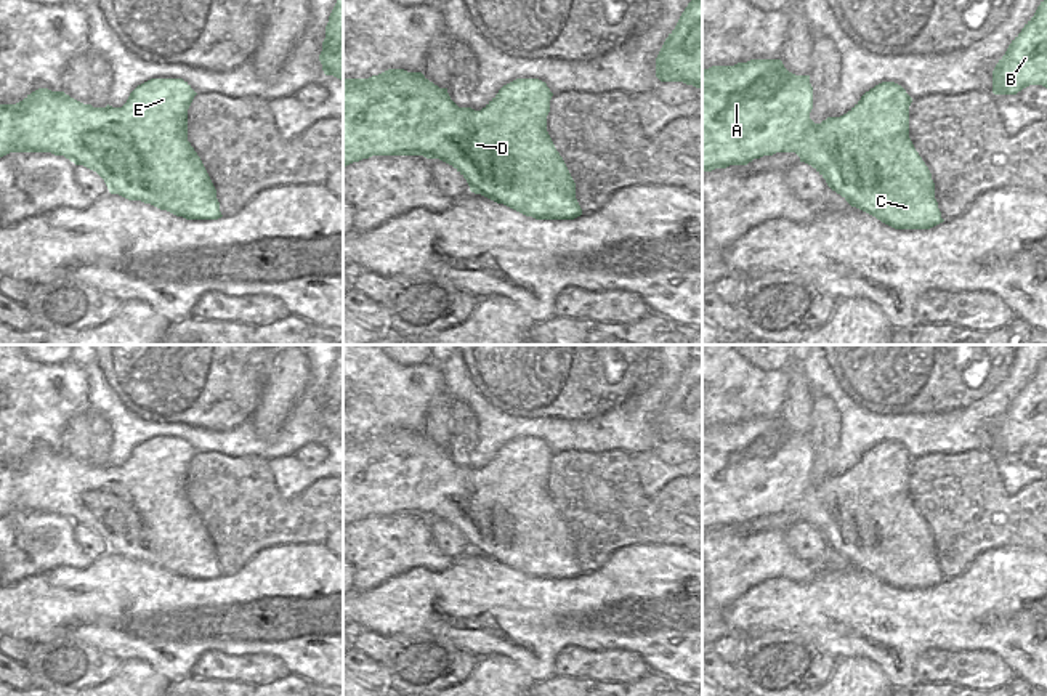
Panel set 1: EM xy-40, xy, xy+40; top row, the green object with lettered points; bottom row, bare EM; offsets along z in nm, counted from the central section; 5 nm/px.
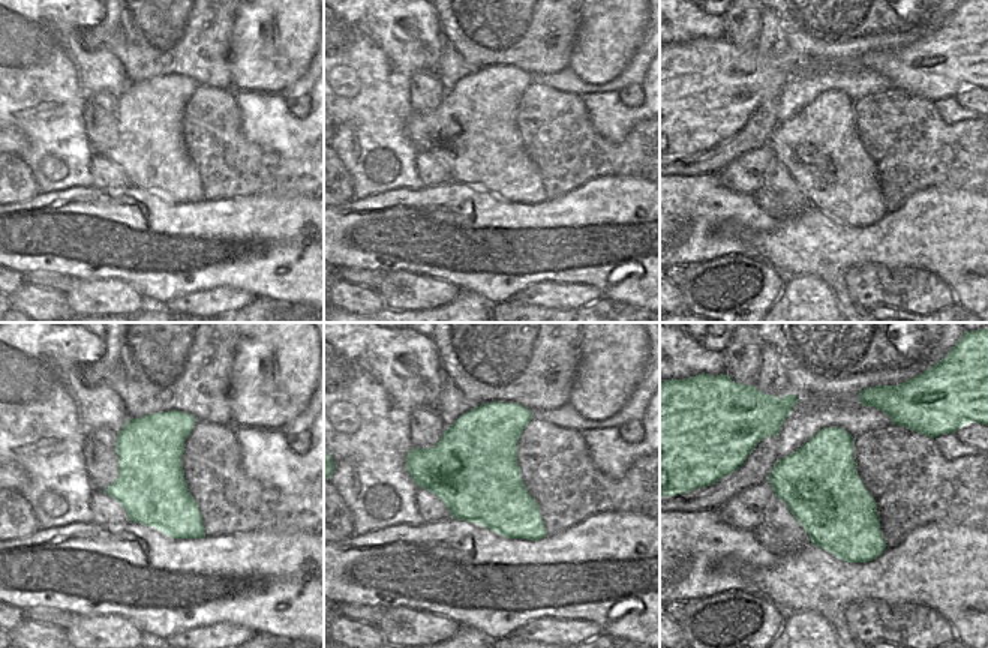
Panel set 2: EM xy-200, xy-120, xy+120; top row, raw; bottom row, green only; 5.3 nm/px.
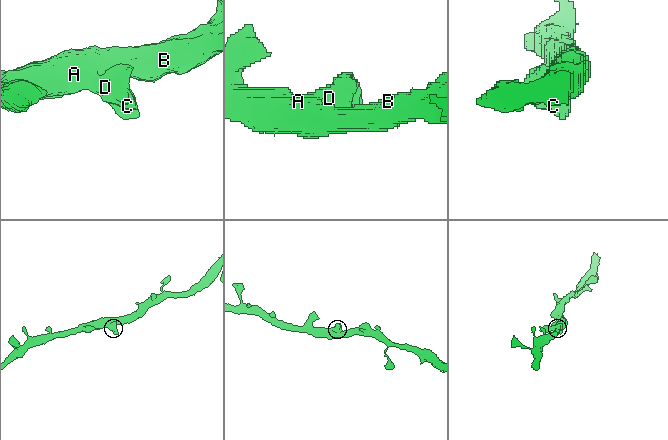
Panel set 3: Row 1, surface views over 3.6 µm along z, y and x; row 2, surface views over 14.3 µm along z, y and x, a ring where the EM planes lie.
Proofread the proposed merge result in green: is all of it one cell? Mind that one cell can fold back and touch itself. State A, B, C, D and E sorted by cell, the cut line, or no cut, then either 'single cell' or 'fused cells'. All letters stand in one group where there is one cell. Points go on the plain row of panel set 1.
A B C D E | no cut | single cell

